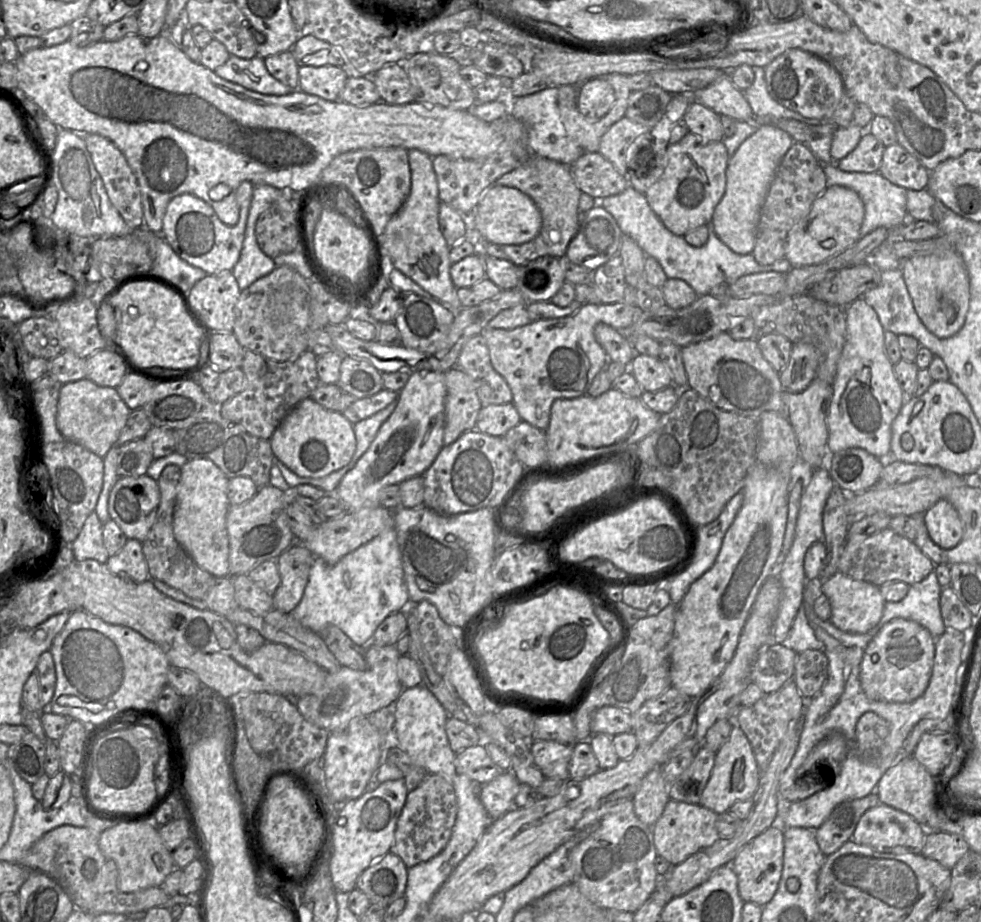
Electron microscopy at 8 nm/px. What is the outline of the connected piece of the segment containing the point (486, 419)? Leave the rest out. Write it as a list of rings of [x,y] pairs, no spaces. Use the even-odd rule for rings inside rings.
[[[513,403],[482,406],[476,420],[476,430],[490,436],[503,437],[520,423],[521,418]]]

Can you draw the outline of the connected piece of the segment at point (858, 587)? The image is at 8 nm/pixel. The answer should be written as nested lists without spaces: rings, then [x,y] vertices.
[[[838,571],[822,582],[821,590],[830,603],[829,621],[841,631],[853,634],[866,633],[880,621],[886,600],[878,586],[866,581],[855,580]]]

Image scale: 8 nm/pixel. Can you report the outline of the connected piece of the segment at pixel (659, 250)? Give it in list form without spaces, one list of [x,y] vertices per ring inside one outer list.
[[[629,185],[619,194],[605,197],[599,203],[616,220],[623,235],[631,237],[646,256],[655,258],[663,268],[668,279],[685,281],[698,296],[710,294],[713,287],[734,283],[748,274],[778,272],[786,274],[792,267],[785,257],[771,265],[760,265],[752,254],[739,255],[729,249],[709,228],[707,242],[701,247],[689,245],[683,236],[670,232],[649,206],[644,194]]]

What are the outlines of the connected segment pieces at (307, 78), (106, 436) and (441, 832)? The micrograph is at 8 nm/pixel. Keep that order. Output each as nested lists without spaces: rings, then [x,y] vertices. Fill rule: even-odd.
[[[301,66],[298,68],[298,89],[328,101],[337,101],[349,75],[347,68],[339,66]]]
[[[83,378],[62,385],[56,425],[67,440],[104,458],[110,448],[116,445],[131,411],[116,388],[99,386],[90,379]]]
[[[428,774],[416,789],[408,793],[406,803],[397,821],[390,852],[399,856],[408,869],[432,859],[446,847],[450,840],[457,812],[458,804],[453,786],[439,774]]]

